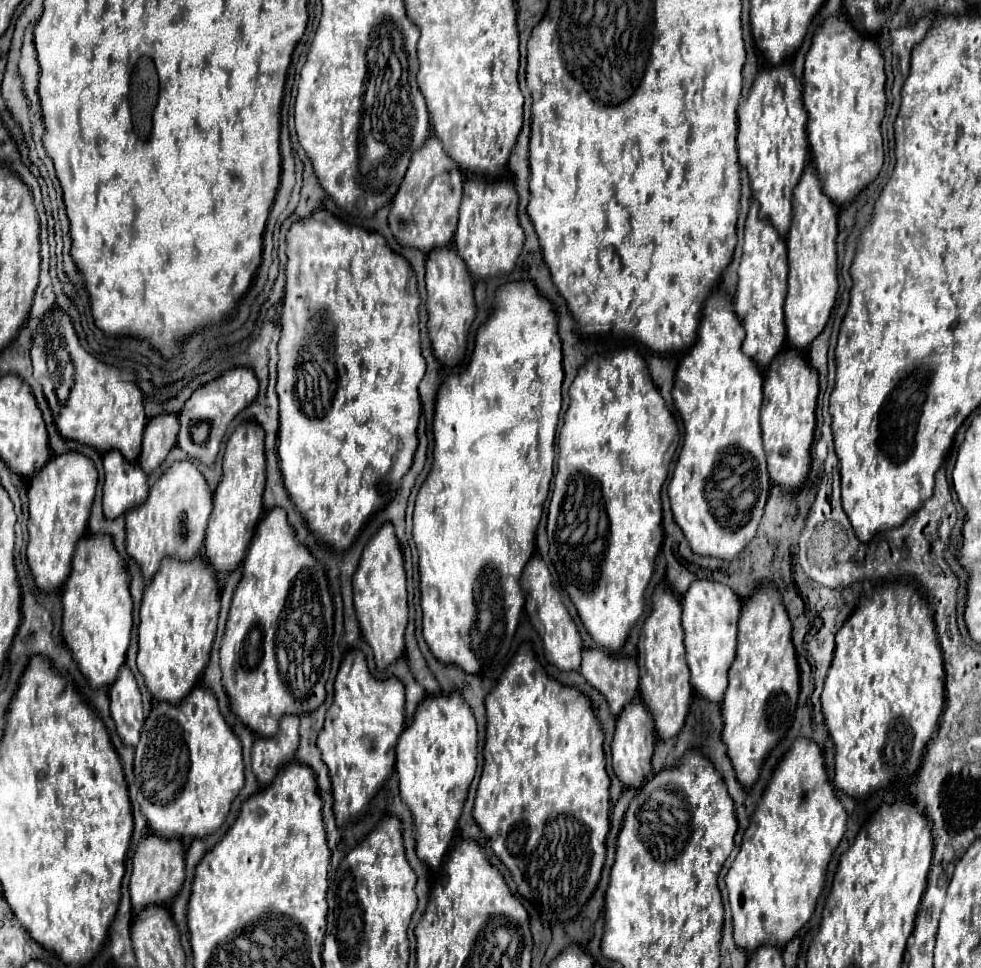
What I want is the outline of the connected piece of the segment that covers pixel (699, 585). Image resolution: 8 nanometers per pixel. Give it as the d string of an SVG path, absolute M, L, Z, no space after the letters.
M694 580L688 592L682 596L682 628L686 658L690 666L690 682L694 692L710 702L722 702L724 690L728 686L728 670L736 654L736 628L740 614L740 598L720 582Z

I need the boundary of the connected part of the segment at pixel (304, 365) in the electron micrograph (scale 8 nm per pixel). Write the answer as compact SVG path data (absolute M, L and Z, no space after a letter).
M316 210L308 218L292 224L288 230L288 264L286 264L286 296L282 304L282 338L278 342L278 384L280 396L280 426L278 426L278 458L282 466L284 486L296 504L296 510L304 516L308 528L320 544L328 544L334 550L348 550L360 534L366 520L390 504L400 488L400 480L410 470L418 448L418 420L420 420L420 396L418 384L426 370L426 360L420 354L420 330L418 330L418 304L420 294L416 290L416 274L412 266L396 252L392 252L386 240L360 226L350 225L326 210Z

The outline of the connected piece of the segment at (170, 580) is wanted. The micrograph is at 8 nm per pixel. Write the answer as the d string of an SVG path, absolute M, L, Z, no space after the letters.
M206 560L162 562L160 572L146 586L138 626L138 670L156 700L178 706L198 684L210 660L218 614L218 582Z

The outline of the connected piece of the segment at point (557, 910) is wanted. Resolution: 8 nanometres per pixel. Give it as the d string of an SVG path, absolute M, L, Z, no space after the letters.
M528 644L524 648L520 648L520 652L514 656L510 666L502 674L500 682L488 694L486 716L488 716L488 724L486 724L486 746L484 746L484 770L482 770L482 778L480 778L478 792L476 792L474 820L480 826L480 830L484 832L484 836L488 836L494 854L510 870L512 880L518 886L518 892L526 900L530 900L530 904L538 910L542 922L568 922L580 914L580 910L586 906L592 892L596 890L596 884L602 874L604 858L606 858L606 834L610 830L610 778L606 774L606 760L604 760L604 748L602 748L604 732L600 730L602 726L598 724L598 720L592 712L590 700L578 688L562 686L556 680L552 680L544 672L544 668L536 660L534 652L530 650Z

